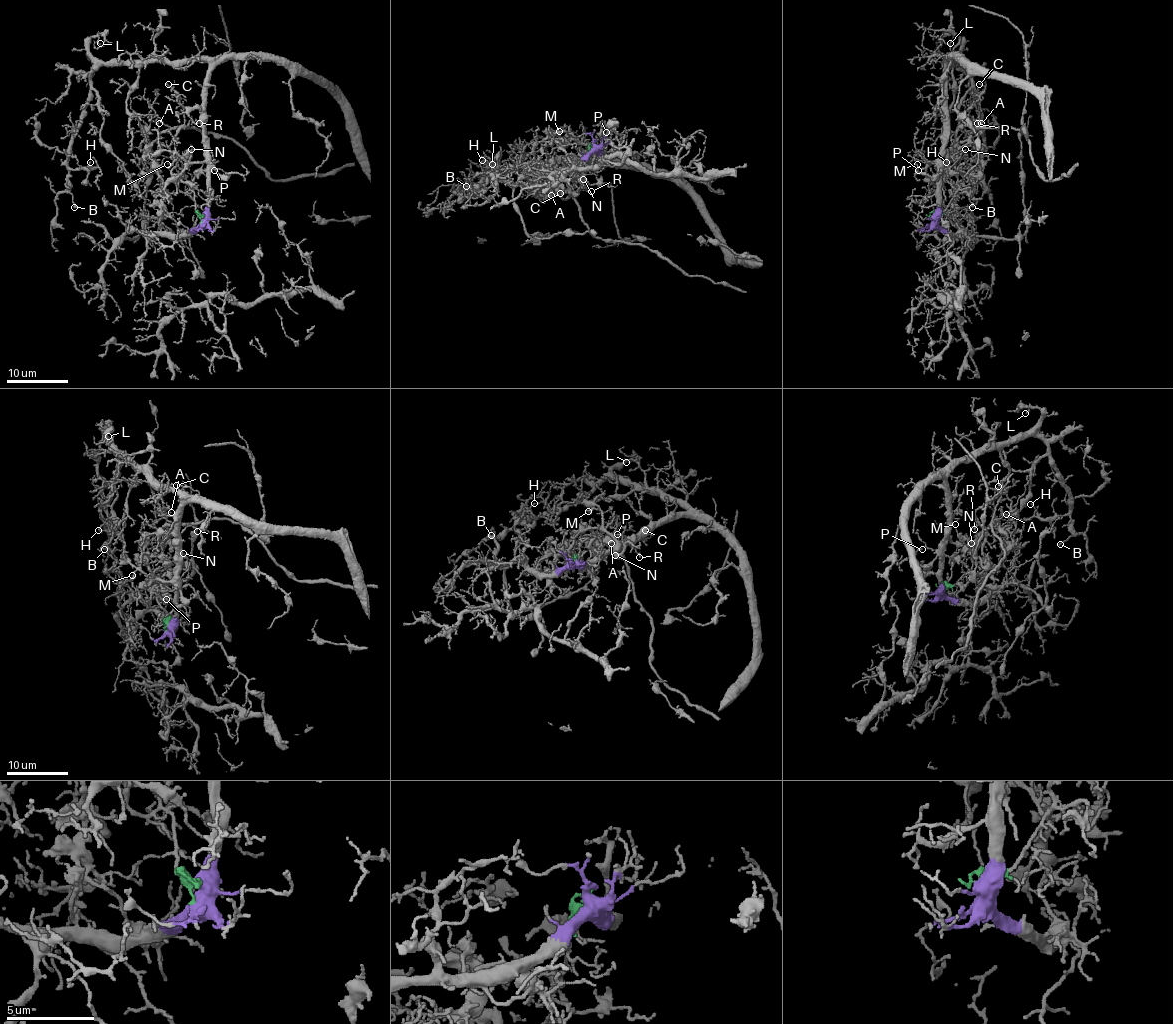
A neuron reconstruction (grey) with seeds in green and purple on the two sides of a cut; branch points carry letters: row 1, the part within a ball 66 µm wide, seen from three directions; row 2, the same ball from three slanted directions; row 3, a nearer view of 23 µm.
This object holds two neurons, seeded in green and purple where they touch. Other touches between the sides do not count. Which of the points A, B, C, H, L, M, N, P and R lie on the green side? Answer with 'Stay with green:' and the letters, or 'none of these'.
Stay with green: A, C, N, R

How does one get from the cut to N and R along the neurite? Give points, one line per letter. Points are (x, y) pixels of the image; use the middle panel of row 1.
N: (594, 145), (583, 171), (575, 173), (569, 168), (574, 167), (583, 179)
R: (594, 145), (583, 171), (575, 173), (571, 168), (562, 171), (569, 170), (582, 187), (591, 191)

